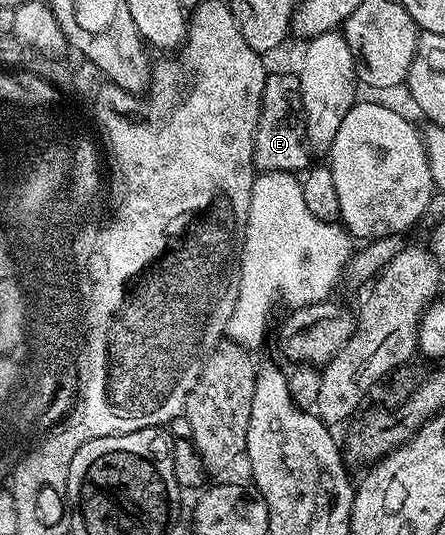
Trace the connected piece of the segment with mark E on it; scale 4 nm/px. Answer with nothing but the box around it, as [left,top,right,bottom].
[253,70,311,173]

